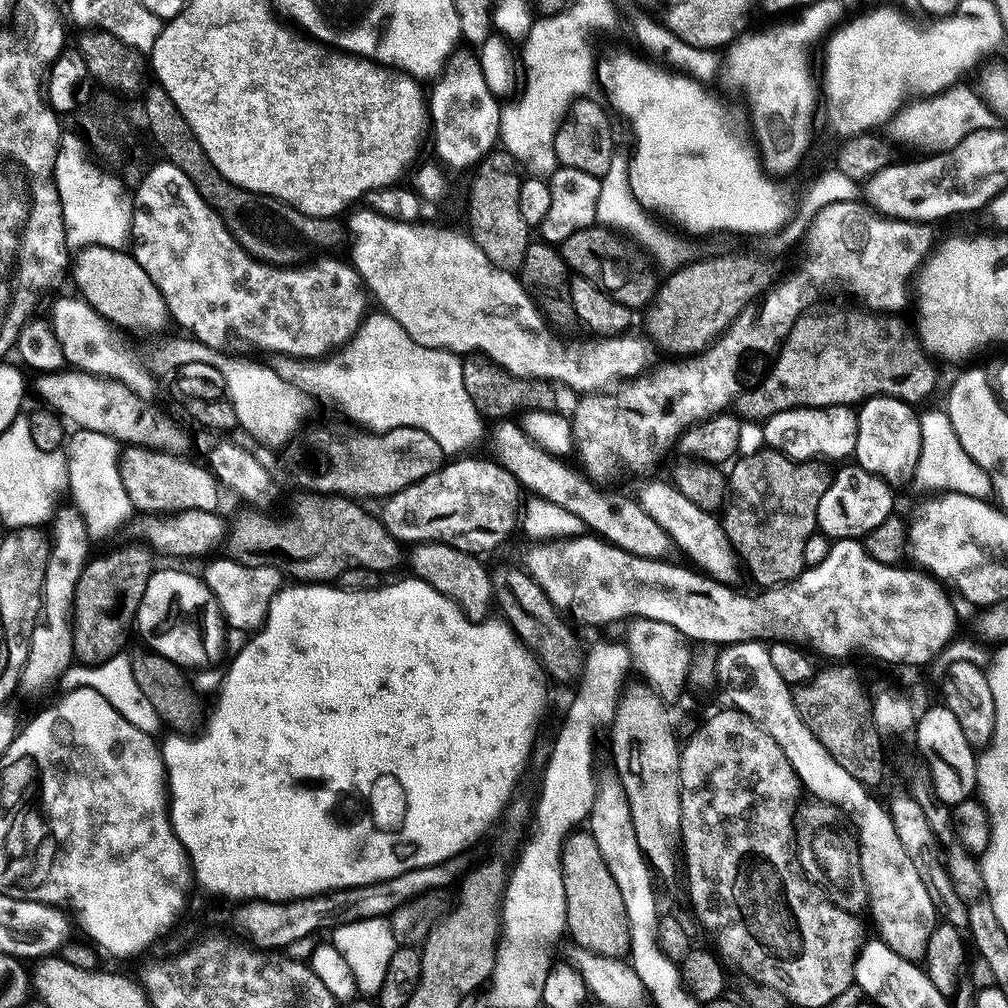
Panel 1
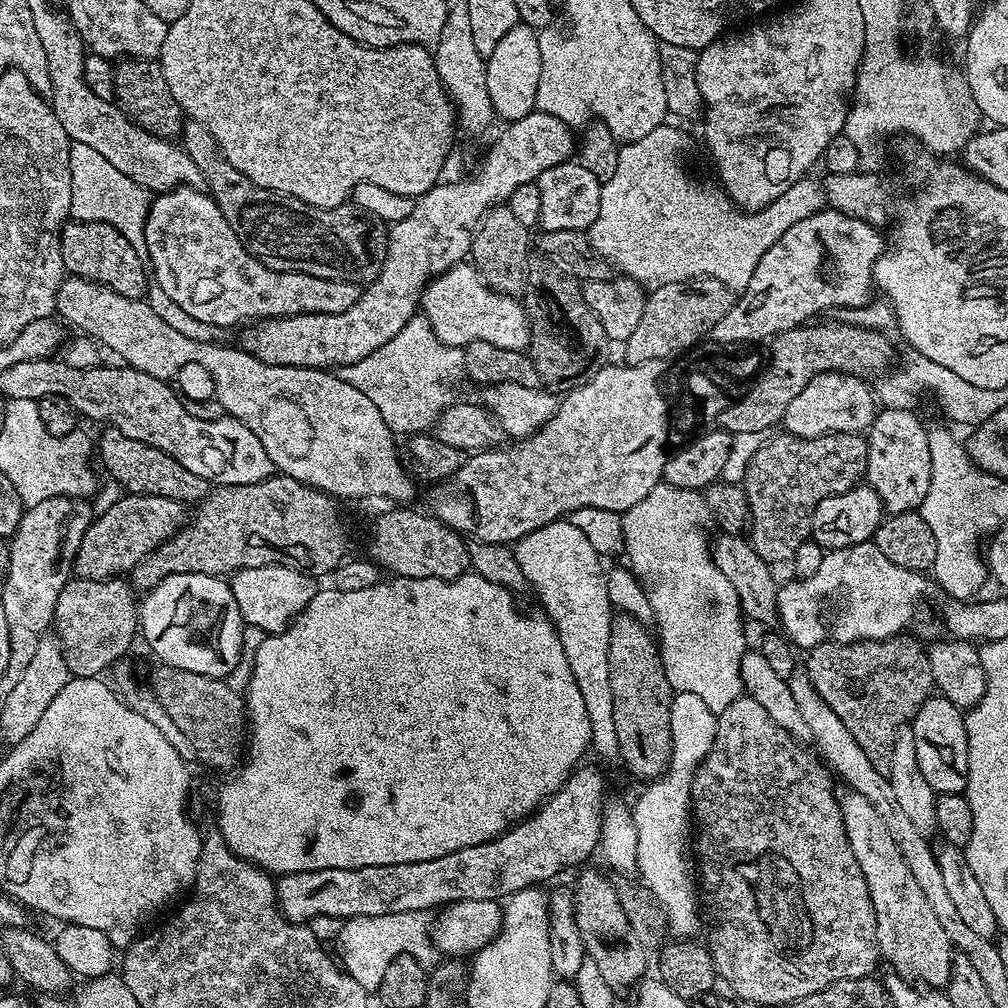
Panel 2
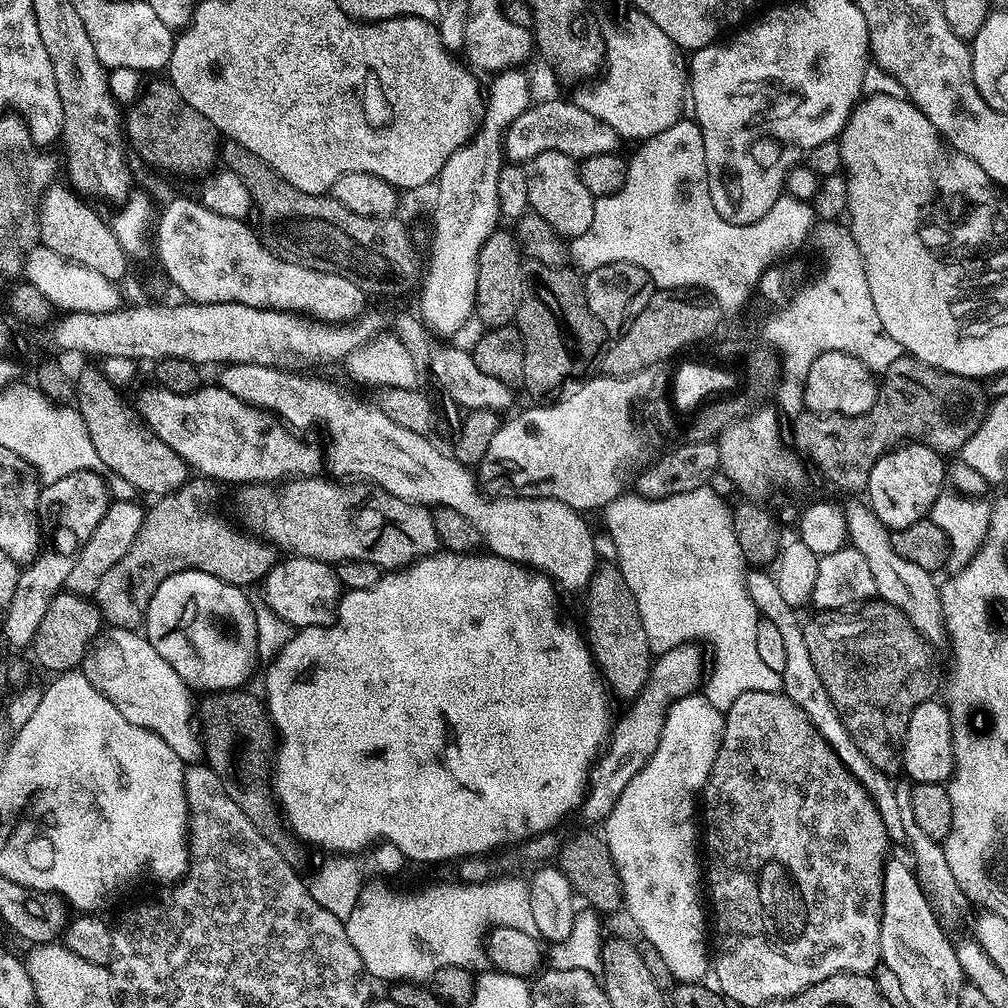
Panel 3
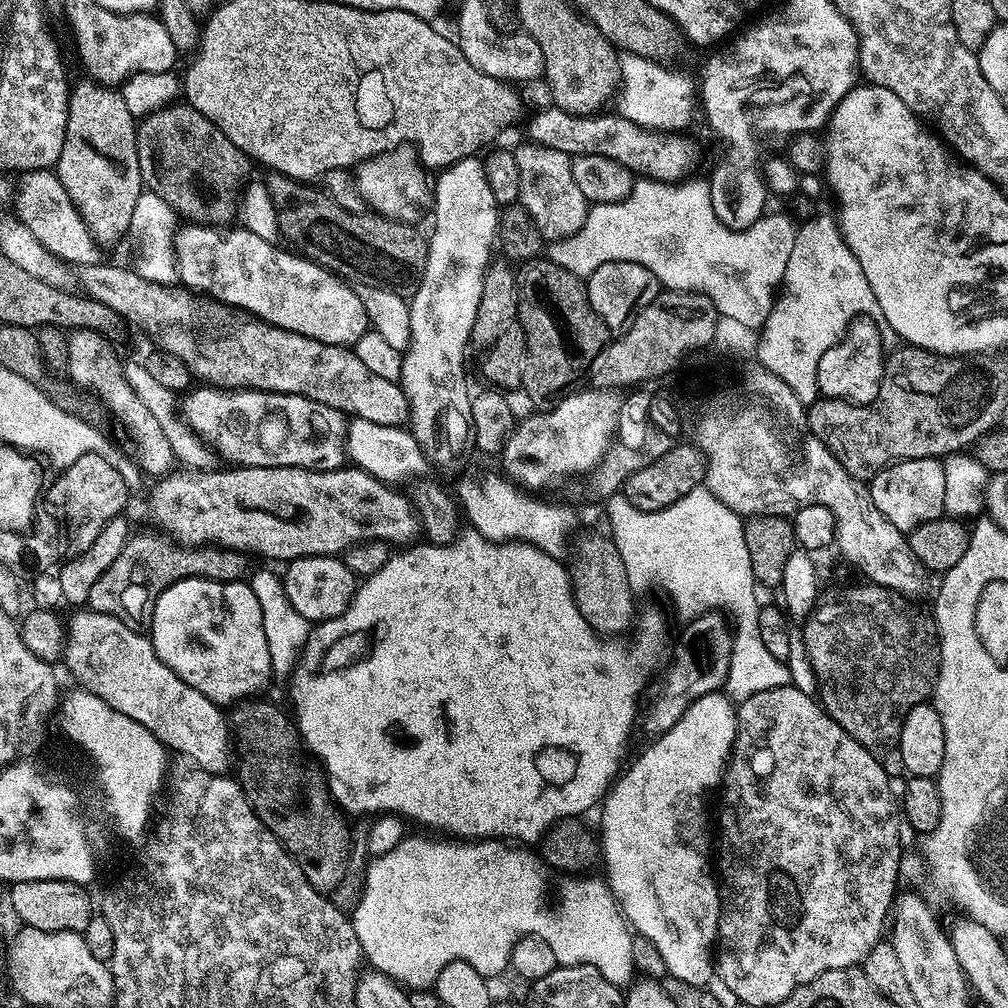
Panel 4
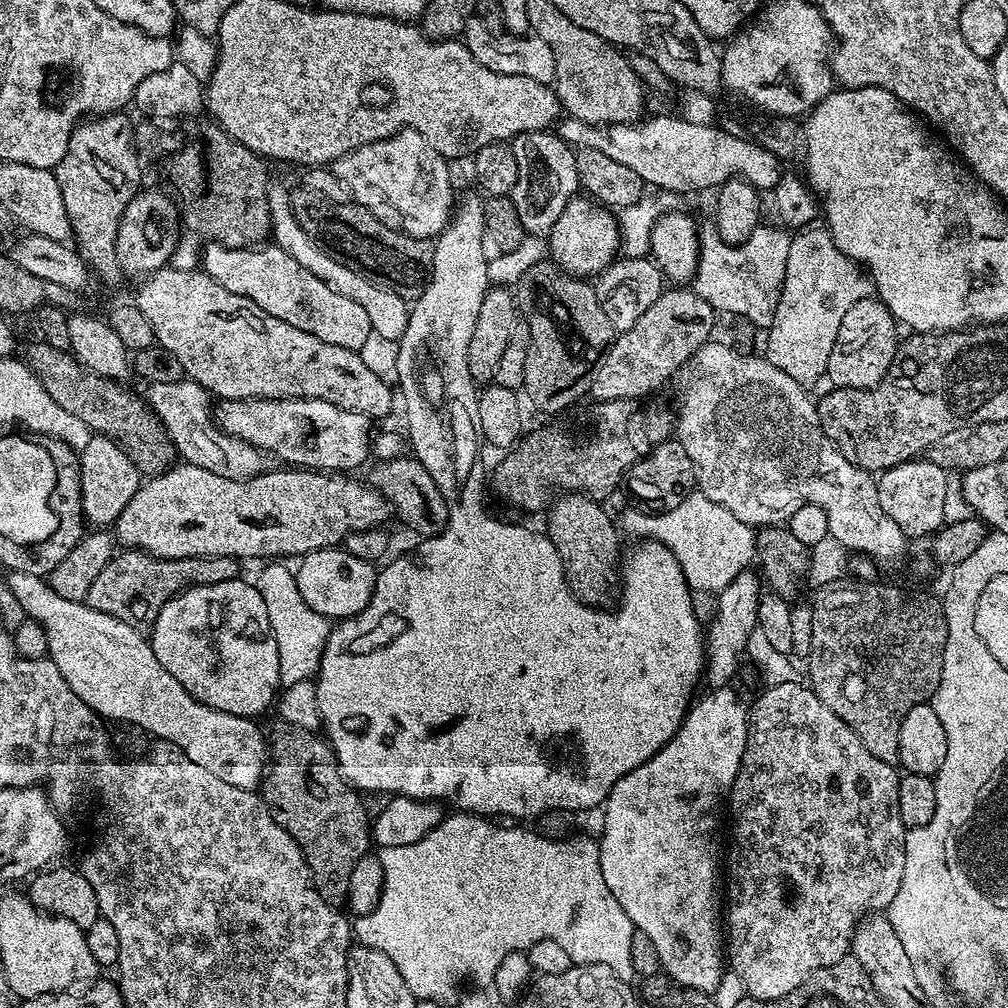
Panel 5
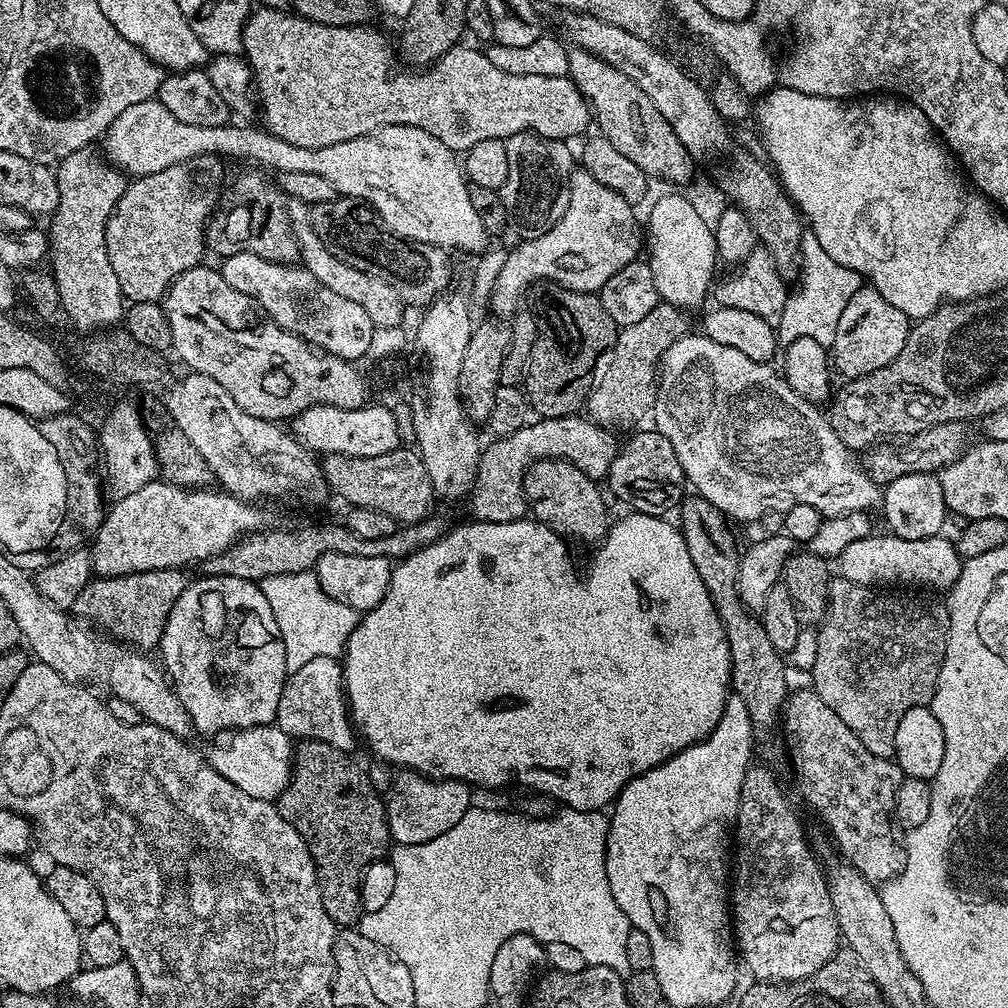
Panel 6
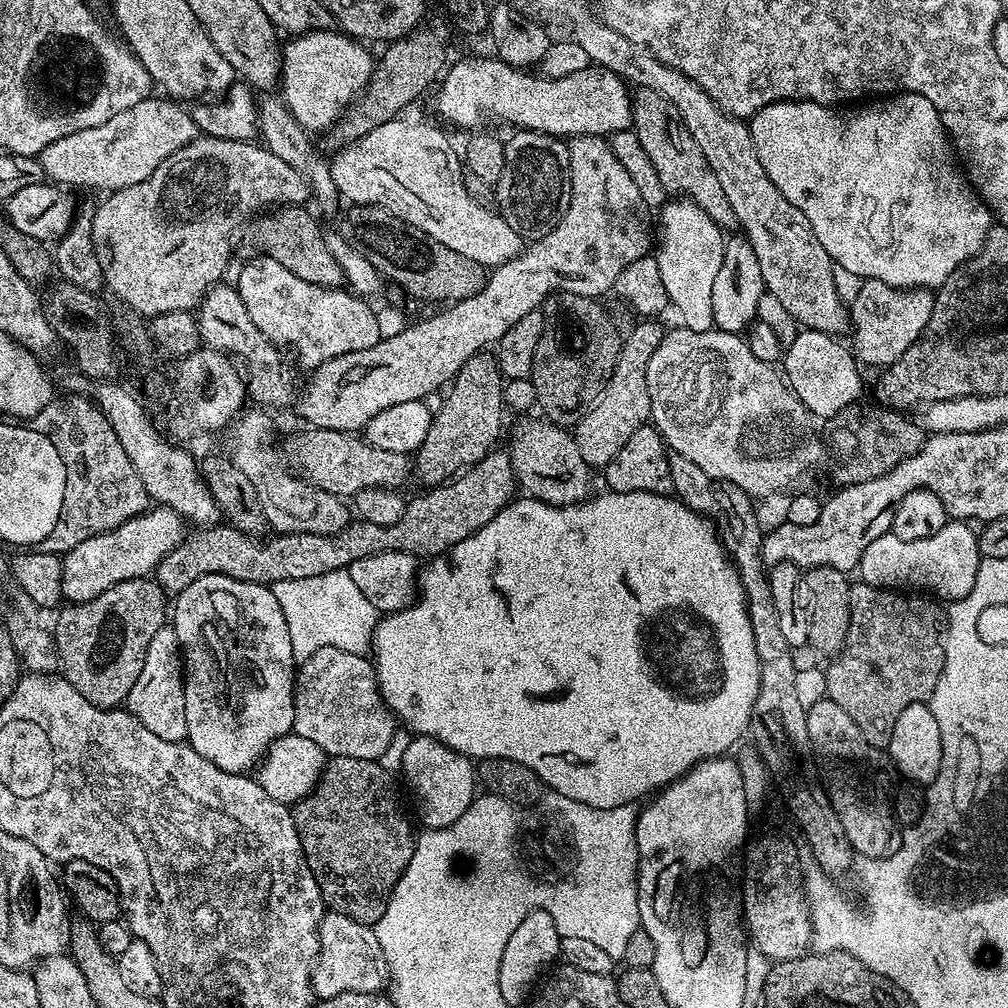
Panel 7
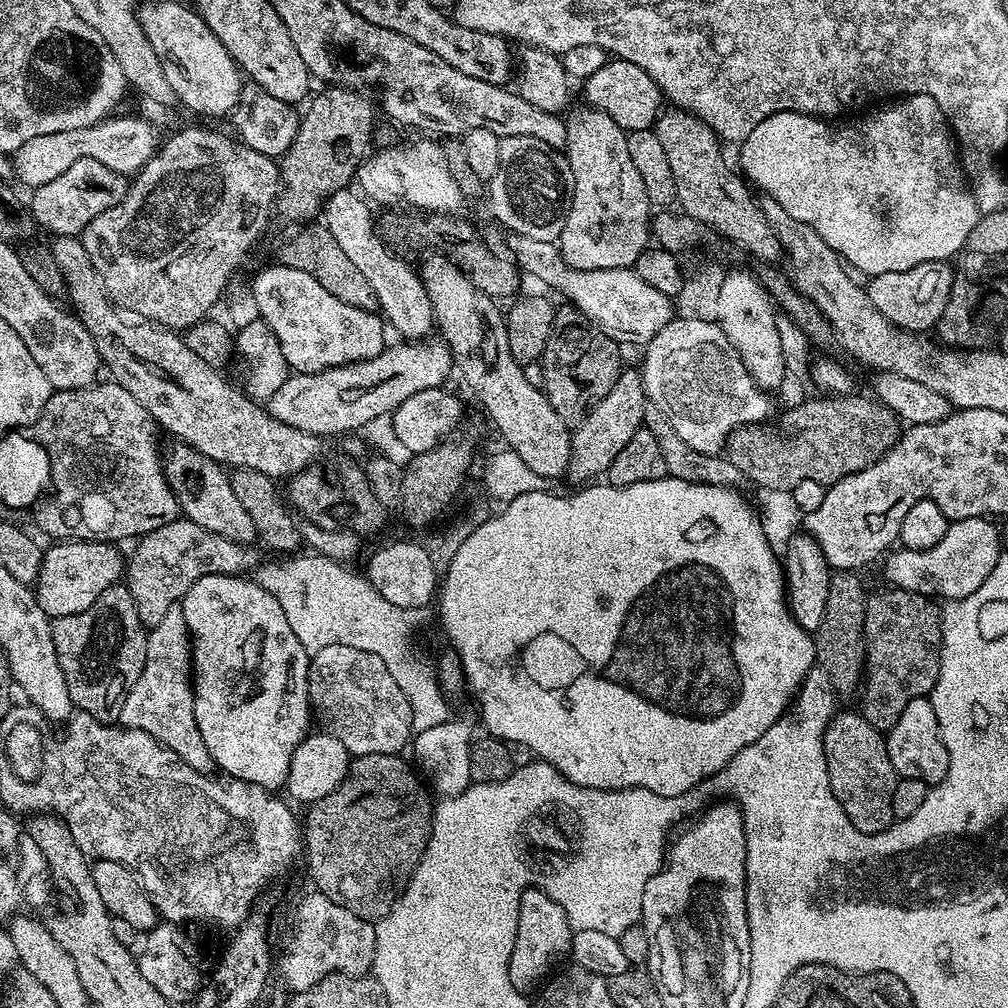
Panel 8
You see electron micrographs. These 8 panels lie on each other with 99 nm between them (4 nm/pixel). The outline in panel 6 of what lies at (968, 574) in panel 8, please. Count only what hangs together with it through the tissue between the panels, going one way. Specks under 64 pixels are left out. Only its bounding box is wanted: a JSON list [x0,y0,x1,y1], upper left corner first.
[838,534,963,592]

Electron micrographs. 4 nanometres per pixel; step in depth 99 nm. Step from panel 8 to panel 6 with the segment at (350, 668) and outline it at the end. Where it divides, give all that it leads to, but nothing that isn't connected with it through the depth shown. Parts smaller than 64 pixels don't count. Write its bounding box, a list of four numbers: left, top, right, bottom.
[275,657,358,753]

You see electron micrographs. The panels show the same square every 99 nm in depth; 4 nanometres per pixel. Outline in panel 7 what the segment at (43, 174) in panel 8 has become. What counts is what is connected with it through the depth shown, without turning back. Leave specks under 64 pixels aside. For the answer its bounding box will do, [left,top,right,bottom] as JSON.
[39,99,201,194]

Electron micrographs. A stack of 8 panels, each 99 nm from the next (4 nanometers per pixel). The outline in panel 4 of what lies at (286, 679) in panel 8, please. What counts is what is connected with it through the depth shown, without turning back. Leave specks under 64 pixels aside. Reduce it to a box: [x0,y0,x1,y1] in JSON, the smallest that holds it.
[150,580,273,706]

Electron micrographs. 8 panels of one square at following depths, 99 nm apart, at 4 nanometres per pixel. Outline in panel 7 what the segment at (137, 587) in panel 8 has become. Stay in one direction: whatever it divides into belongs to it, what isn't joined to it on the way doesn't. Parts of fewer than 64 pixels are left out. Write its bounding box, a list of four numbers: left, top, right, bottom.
[154,450,518,594]

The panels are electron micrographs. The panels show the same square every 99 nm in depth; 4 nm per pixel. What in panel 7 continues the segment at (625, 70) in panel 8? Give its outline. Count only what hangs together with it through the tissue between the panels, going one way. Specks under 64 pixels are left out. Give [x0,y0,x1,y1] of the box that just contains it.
[435,58,633,138]

